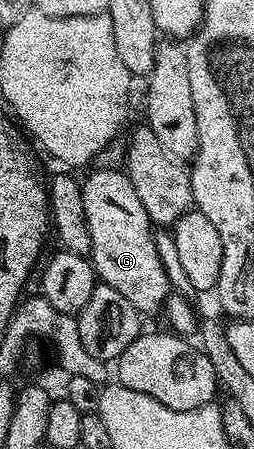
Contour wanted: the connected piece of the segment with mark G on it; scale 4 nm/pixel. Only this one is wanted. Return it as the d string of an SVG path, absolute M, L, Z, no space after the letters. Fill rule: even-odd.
M124 169L97 170L81 182L83 212L91 232L91 261L94 271L104 285L115 288L142 315L148 316L162 309L171 293L169 277L163 272L163 260L155 248L154 227L147 216L147 208L135 196Z

